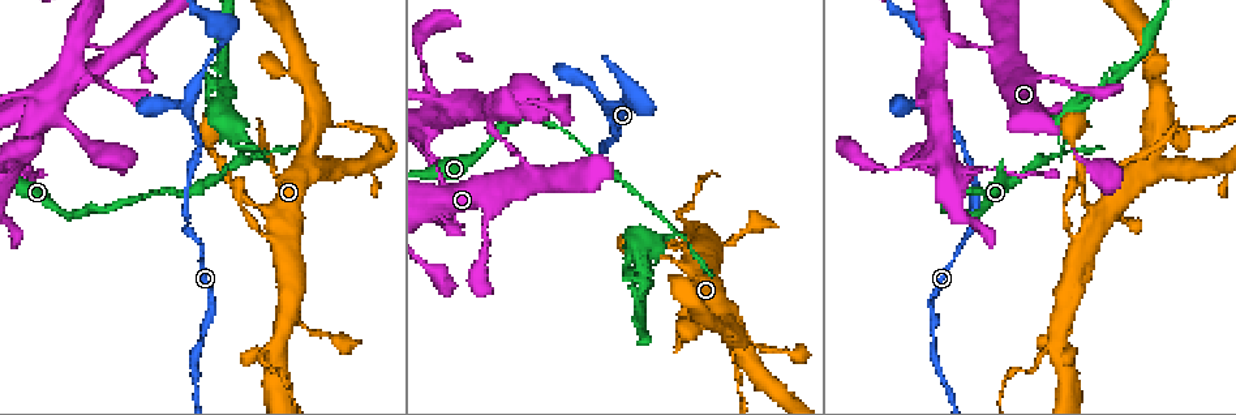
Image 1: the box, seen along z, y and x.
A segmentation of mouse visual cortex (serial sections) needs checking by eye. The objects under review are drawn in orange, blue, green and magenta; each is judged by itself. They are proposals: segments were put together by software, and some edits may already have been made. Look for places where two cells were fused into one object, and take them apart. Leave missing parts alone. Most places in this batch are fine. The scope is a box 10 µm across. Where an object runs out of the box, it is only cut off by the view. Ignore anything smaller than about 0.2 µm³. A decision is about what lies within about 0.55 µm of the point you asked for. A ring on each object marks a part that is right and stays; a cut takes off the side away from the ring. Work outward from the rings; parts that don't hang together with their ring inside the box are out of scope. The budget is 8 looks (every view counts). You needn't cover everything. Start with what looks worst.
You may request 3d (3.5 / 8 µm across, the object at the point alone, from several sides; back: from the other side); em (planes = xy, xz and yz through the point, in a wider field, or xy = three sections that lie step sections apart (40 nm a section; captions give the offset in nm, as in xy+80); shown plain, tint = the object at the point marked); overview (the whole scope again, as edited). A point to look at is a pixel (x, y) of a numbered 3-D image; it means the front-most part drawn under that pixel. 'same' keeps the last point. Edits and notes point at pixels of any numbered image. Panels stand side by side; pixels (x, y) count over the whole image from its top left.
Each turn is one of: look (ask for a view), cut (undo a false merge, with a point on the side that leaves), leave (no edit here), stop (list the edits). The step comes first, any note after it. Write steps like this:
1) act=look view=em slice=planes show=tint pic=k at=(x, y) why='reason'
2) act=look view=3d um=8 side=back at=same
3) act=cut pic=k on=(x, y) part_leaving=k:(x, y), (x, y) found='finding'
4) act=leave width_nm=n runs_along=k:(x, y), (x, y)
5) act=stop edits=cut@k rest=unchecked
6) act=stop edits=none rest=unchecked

act=look view=3d um=8 pic=1 at=(1159, 130) why='three arms meet'

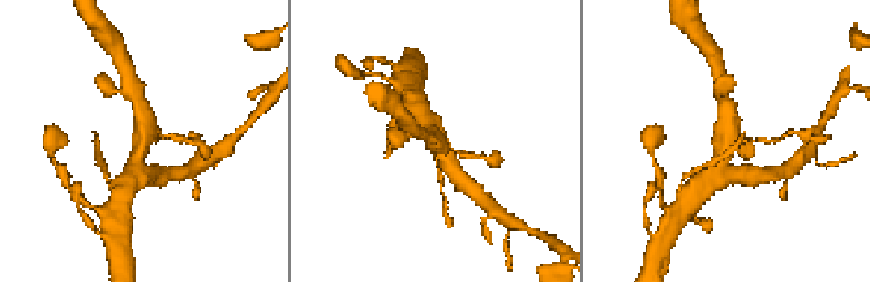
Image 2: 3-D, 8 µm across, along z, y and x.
act=look view=3d um=3.5 at=same

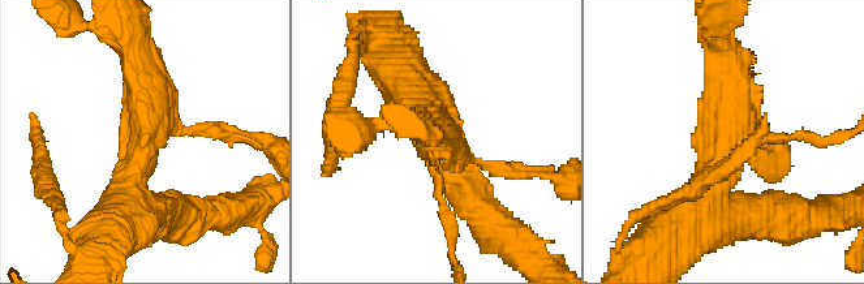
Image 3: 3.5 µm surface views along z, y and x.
act=look view=em slice=xy step=5 show=tint pic=3 at=(730, 142)

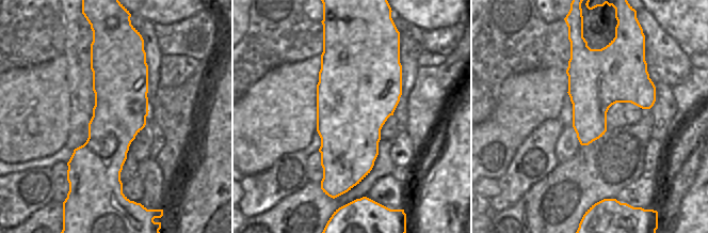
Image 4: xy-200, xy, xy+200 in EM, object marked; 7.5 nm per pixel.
act=leave runs_along=3:(696, 215), (729, 140), (722, 51) found='all the same cell'

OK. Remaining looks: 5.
act=look view=3d um=3.5 pic=1 at=(212, 58) why='sharp bend'

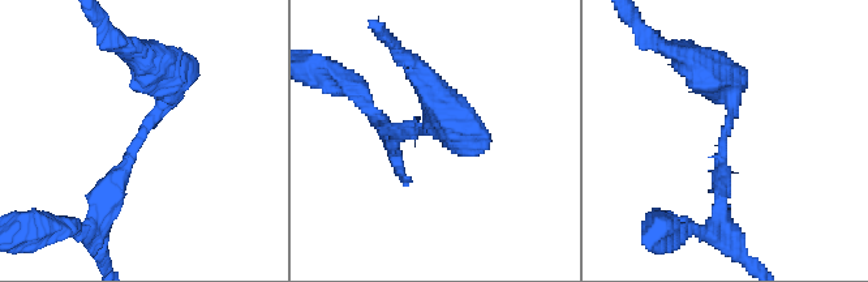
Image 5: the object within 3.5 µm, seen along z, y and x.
act=look view=em slice=xy step=1 show=tint pic=5 at=(147, 131) why='need the tissue'

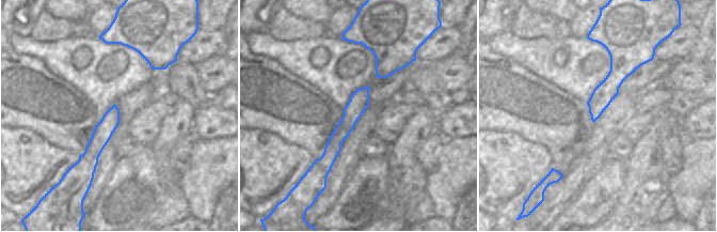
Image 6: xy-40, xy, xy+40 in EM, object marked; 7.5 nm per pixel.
act=leave arm_widths_nm=200,450 runs_along=6:(366, 89), (337, 137), (323, 173) found='all the same cell'

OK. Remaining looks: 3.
act=look view=3d um=3.5 side=back pic=1 at=(520, 157) why='narrows sharply'

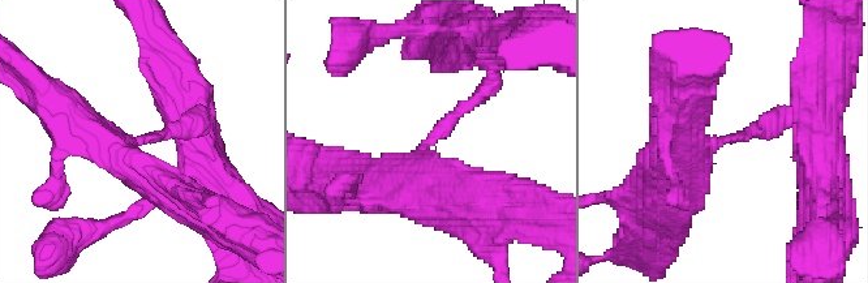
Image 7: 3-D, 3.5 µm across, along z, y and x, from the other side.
act=look view=em slice=xy step=2 show=tint pic=7 at=(728, 141) arm_widths_nm=200,400 why='shape alone is not enough'

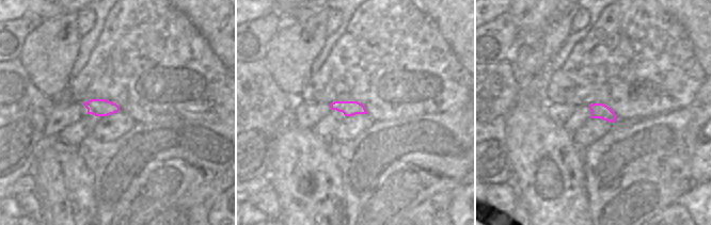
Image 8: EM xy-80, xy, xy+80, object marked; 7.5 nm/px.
act=leave runs_along=7:(674, 184), (710, 144), (790, 119) found='continuous, no second cell'

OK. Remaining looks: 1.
act=stop edits=none rest=unchecked

